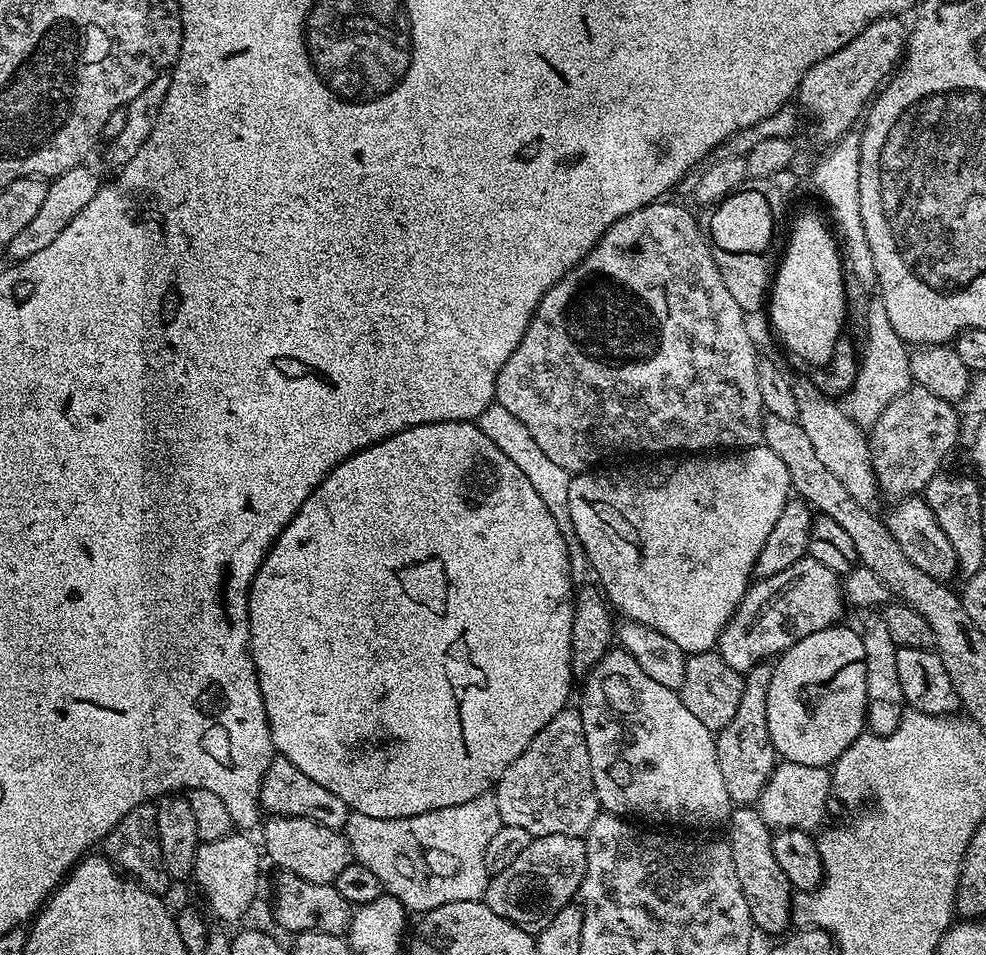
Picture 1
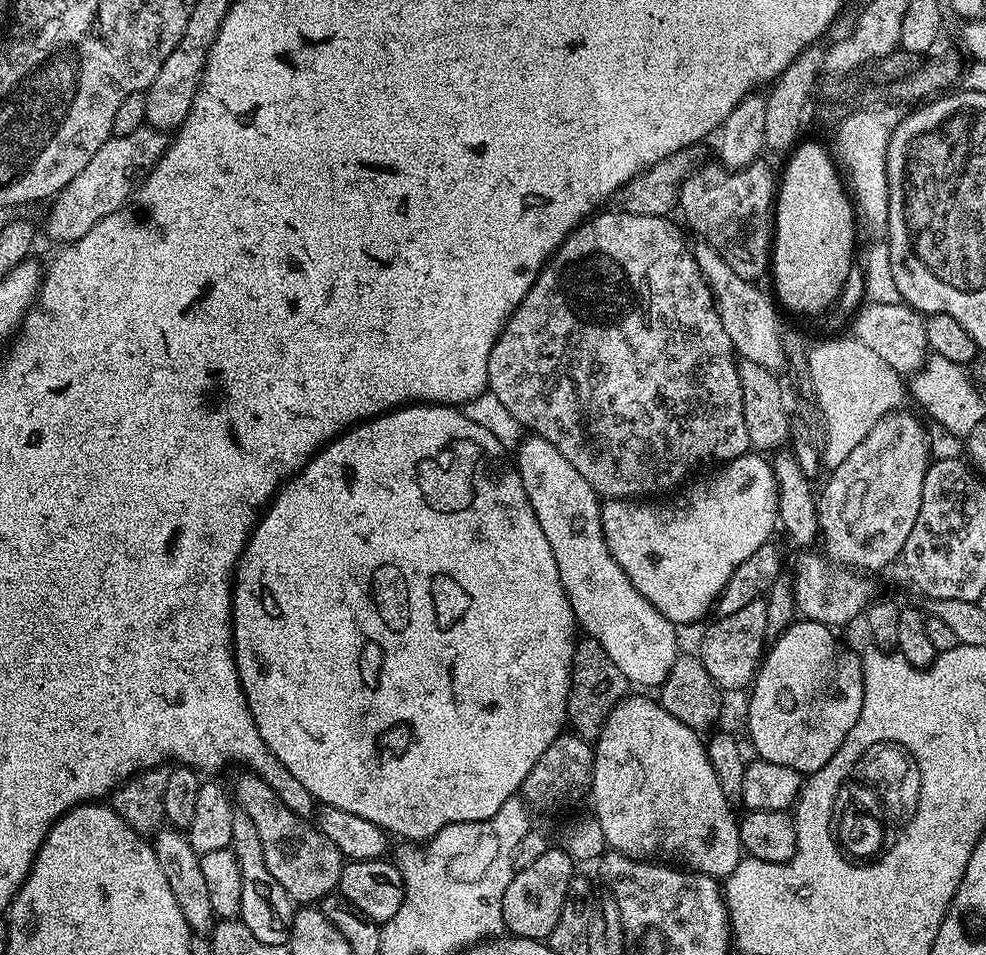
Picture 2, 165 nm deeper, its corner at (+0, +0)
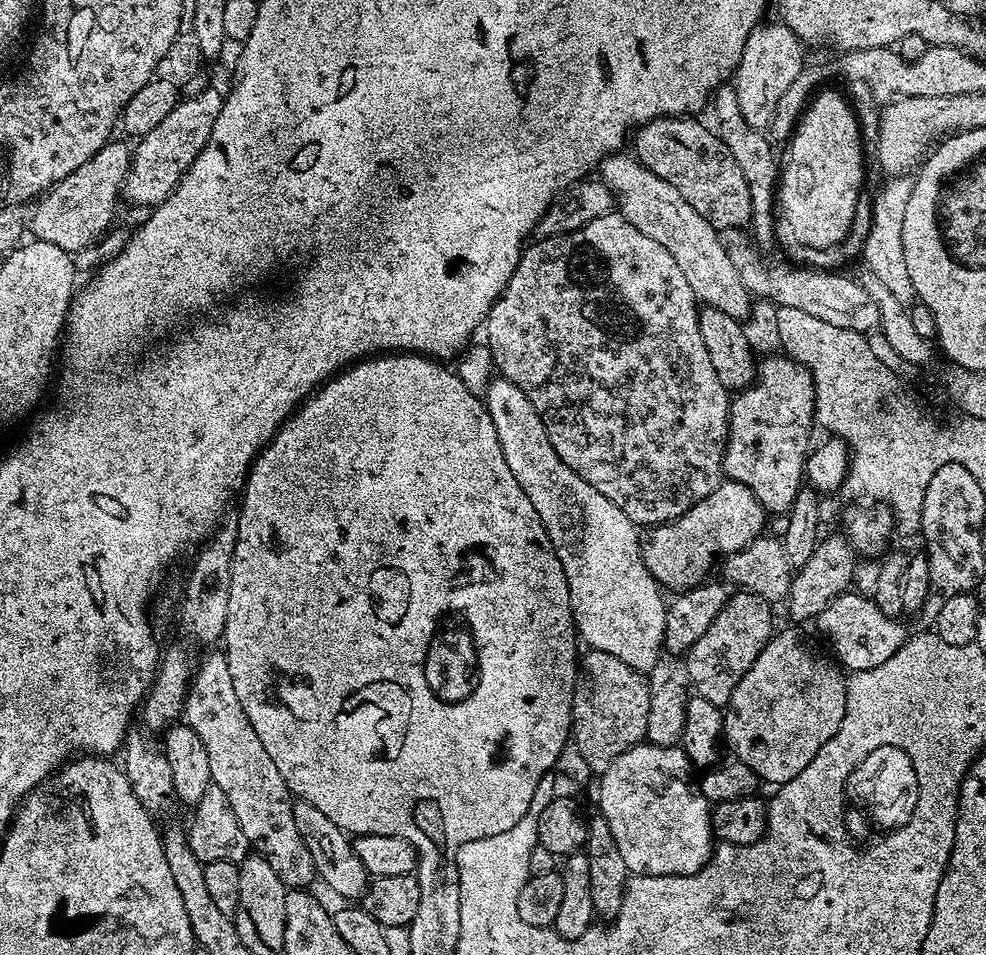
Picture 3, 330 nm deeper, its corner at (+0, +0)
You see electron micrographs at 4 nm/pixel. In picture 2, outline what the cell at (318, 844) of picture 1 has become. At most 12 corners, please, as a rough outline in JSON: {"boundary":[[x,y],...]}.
{"boundary":[[247,770],[234,800],[266,870],[300,906],[337,891],[346,863],[311,819]]}

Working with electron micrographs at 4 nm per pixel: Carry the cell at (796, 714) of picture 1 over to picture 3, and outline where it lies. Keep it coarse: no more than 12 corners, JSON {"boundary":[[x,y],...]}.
{"boundary":[[777,631],[723,709],[765,785],[842,726],[846,676]]}

